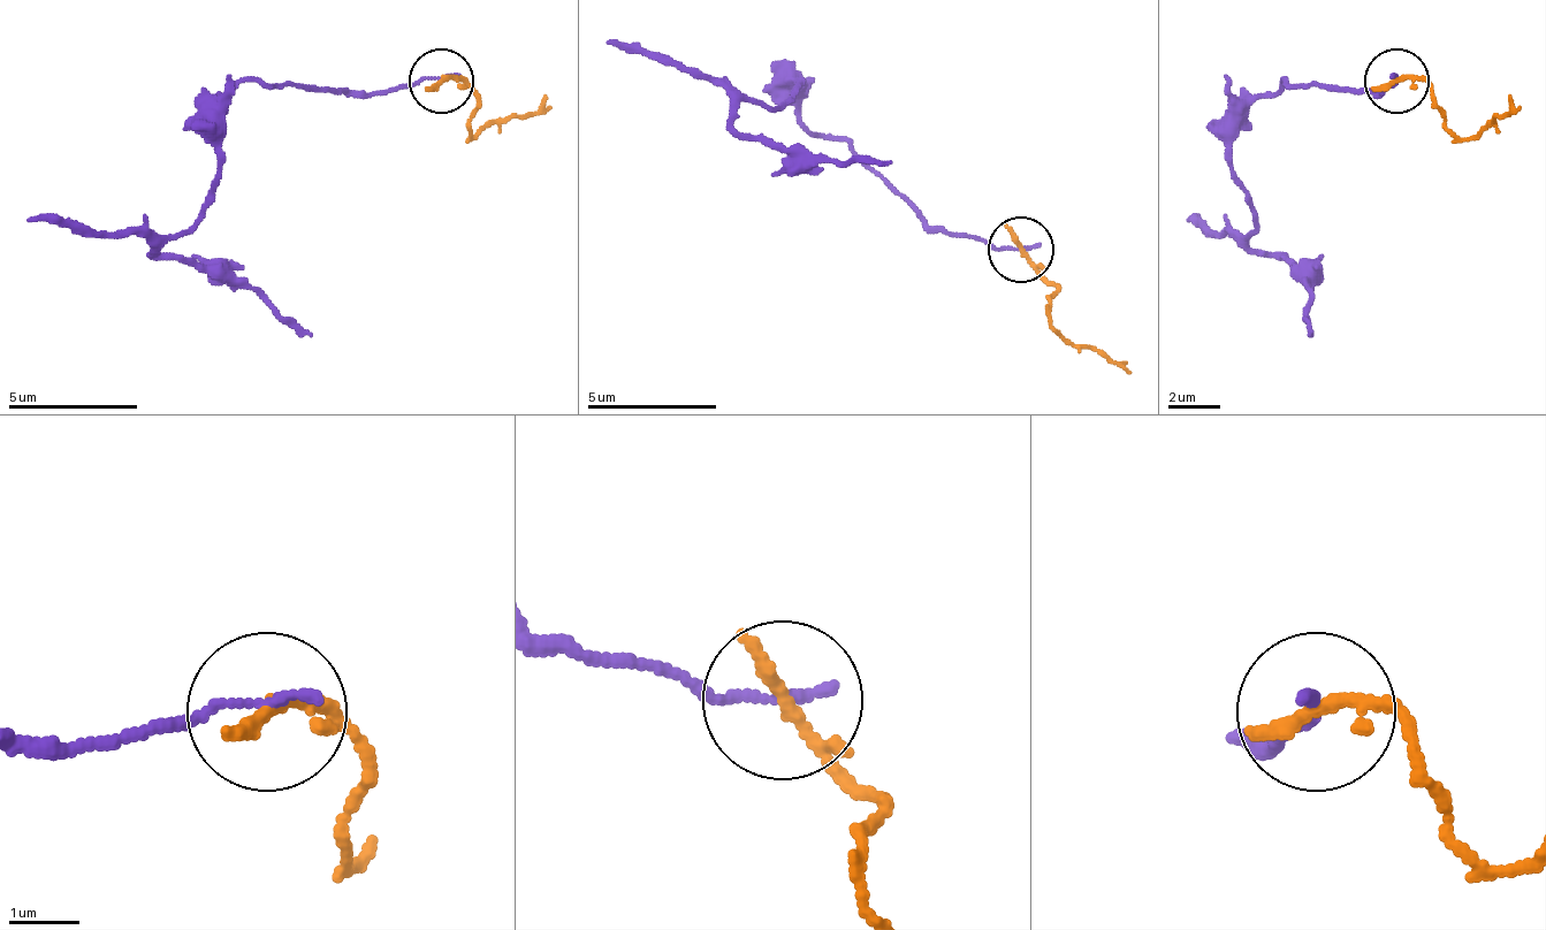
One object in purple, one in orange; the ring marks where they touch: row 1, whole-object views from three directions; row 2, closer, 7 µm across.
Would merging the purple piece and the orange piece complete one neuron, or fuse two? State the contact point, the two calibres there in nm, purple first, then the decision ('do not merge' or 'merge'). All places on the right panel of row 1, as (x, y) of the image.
at (1396, 81); 160 nm thick on the purple side, 240 nm on the other; do not merge

